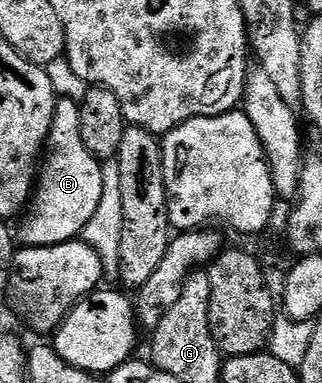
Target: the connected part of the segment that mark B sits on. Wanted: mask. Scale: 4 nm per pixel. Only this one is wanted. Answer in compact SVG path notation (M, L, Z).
M59 99L54 110L50 137L44 148L45 159L41 164L32 198L24 211L26 220L22 223L23 240L21 242L27 247L51 247L52 245L77 240L92 220L96 209L100 207L101 194L104 193L102 163L98 157L88 151L88 146L84 145L84 139L81 137L81 127L79 104L73 103L70 99Z

